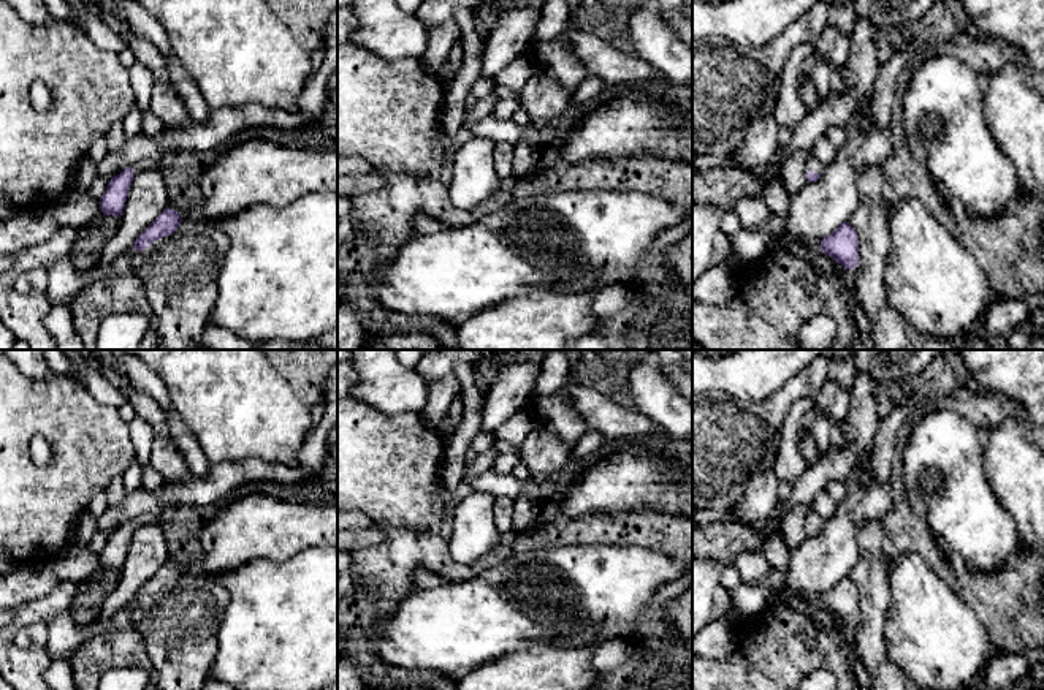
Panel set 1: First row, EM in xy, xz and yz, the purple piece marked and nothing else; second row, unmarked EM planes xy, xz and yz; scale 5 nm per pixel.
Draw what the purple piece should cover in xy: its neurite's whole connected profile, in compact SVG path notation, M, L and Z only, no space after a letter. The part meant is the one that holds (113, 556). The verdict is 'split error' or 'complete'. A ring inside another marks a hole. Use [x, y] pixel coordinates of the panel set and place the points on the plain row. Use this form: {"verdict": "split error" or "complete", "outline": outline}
{"verdict": "split error", "outline": "M146 513L114 530L100 554L103 570L114 570L120 573L135 529L152 522L157 522L157 518Z"}

